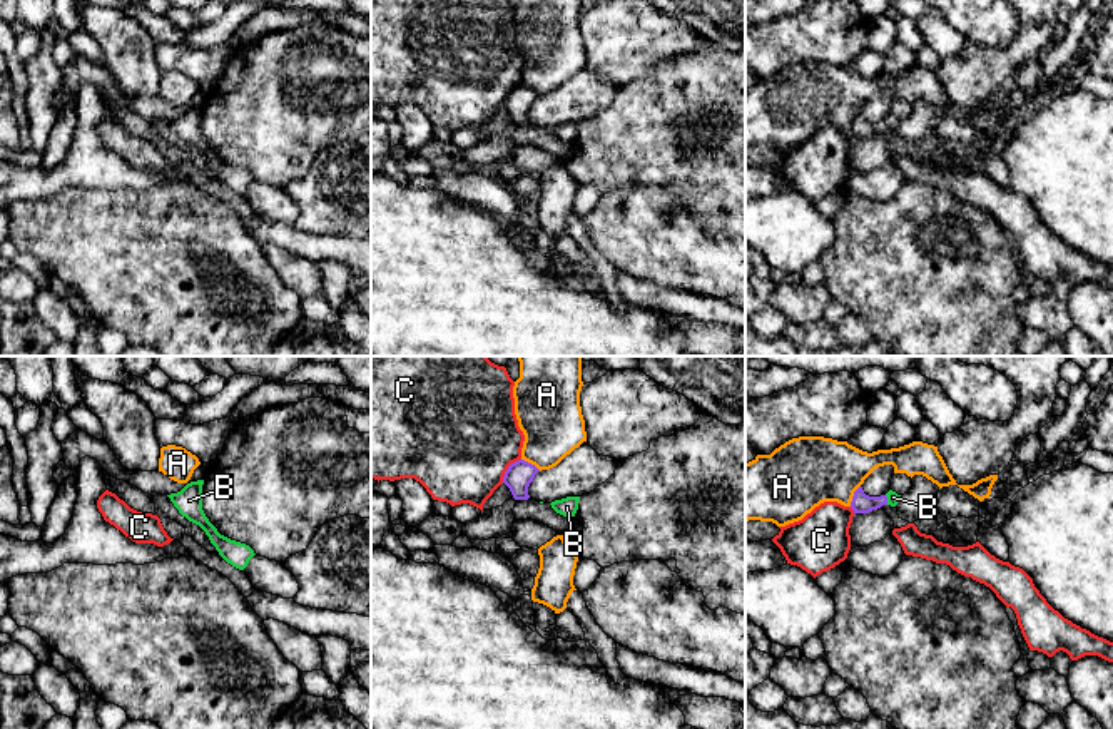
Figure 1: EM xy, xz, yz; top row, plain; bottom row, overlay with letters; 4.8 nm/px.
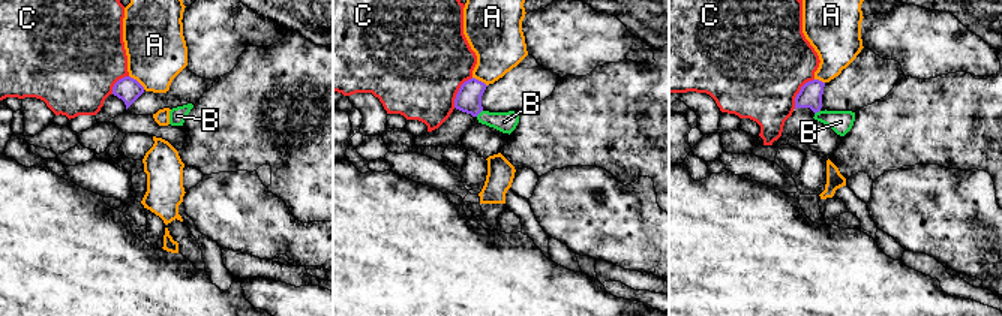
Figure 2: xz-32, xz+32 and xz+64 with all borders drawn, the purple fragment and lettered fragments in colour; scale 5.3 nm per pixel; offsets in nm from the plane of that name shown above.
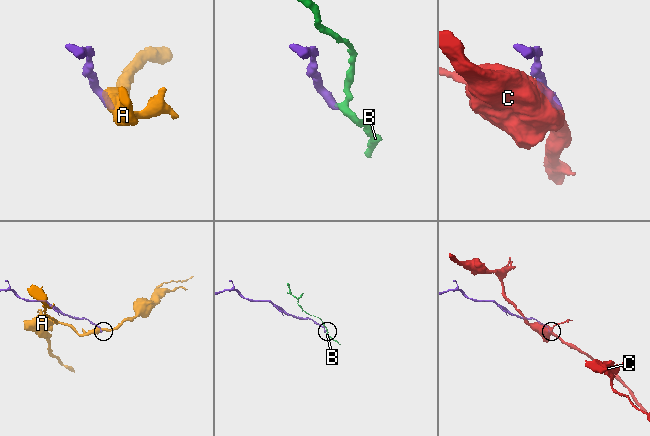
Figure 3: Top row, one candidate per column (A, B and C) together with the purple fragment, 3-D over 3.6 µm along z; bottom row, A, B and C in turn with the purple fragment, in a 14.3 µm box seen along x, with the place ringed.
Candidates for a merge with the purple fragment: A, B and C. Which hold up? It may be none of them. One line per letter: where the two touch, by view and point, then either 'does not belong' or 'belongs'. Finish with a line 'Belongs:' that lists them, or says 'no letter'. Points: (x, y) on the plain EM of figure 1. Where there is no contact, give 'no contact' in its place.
A: contact yz (854, 121); does not belong
B: contact yz (886, 126); belongs
C: contact xz (508, 94); does not belong
Belongs: B

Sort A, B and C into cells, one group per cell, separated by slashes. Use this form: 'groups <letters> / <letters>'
groups A / B / C

